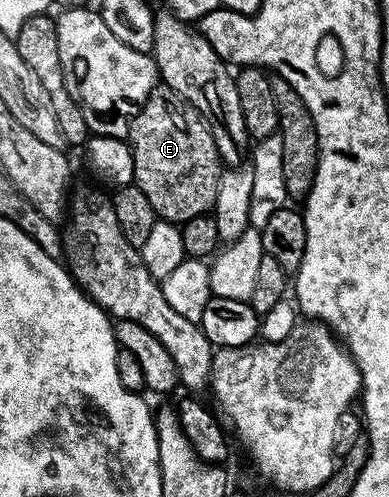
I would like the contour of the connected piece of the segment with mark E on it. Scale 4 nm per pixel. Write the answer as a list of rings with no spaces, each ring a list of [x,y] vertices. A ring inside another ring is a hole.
[[[163,85],[157,86],[140,107],[139,113],[129,120],[126,143],[130,148],[133,184],[149,198],[150,207],[154,209],[157,218],[182,225],[194,217],[209,214],[215,208],[222,160],[204,118],[180,95]]]

